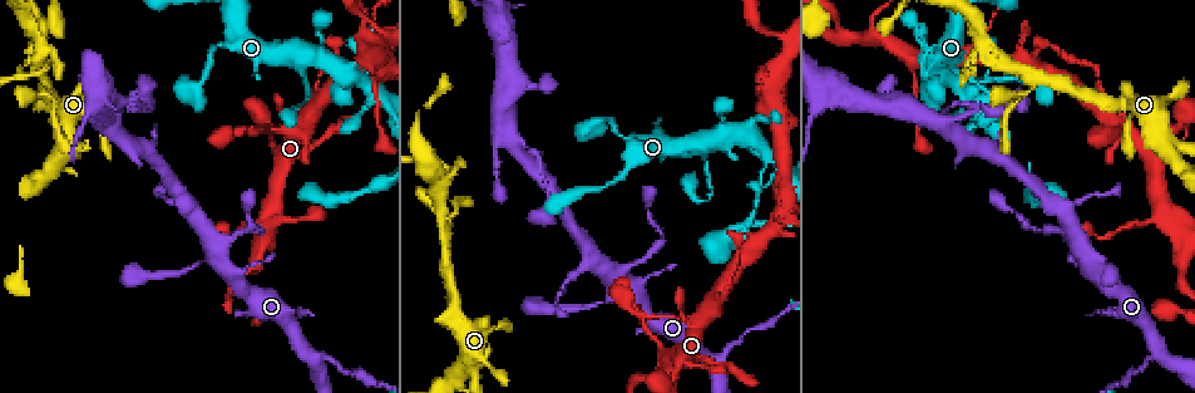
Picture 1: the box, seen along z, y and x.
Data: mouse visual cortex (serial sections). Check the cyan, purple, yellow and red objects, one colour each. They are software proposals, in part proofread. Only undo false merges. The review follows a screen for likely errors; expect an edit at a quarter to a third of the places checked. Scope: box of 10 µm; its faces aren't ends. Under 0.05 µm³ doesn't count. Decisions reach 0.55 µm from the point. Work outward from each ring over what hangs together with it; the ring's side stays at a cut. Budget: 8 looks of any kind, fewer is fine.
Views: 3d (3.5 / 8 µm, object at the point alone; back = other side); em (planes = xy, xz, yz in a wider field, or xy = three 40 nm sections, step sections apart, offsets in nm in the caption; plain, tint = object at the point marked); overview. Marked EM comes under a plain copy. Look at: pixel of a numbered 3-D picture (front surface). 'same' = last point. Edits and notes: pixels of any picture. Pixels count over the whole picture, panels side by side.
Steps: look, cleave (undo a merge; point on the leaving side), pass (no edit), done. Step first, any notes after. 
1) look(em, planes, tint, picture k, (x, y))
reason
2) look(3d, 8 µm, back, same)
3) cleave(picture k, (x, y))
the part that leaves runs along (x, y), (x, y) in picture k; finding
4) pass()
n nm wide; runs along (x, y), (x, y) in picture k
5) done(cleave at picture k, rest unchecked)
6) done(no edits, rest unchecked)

look(3d, 3.5 µm, picture 1, (664, 239))
sharp bend

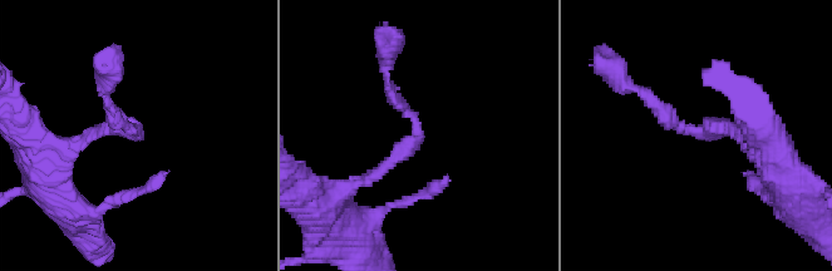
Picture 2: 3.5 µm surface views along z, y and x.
look(em, xy, step 1, tint, picture 2, (417, 135))
need the tissue

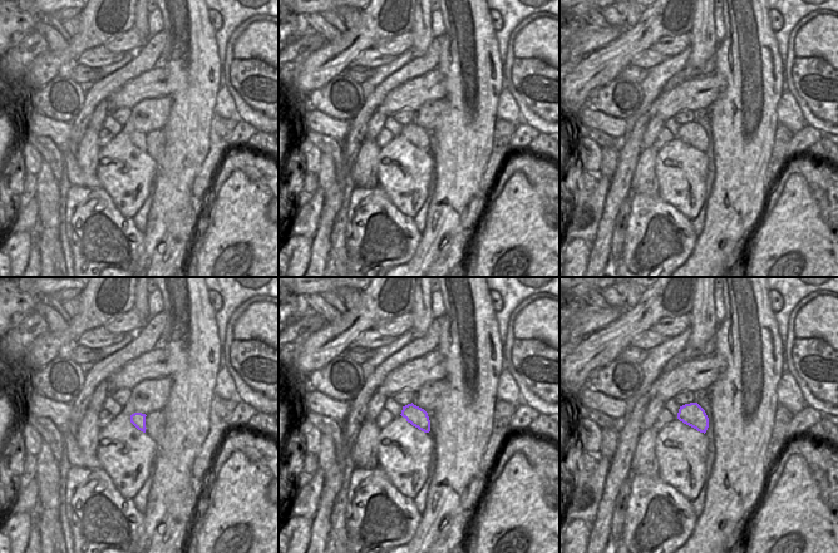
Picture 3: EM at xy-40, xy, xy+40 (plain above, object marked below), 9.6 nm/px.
cleave(picture 2, (648, 98))
arms of 150, 200 nm; the part that leaves runs along (678, 123), (626, 85), (594, 47) in picture 2; two cells meet here

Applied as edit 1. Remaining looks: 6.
look(3d, 8 µm, picture 1, (1035, 80))
looks like a crossing

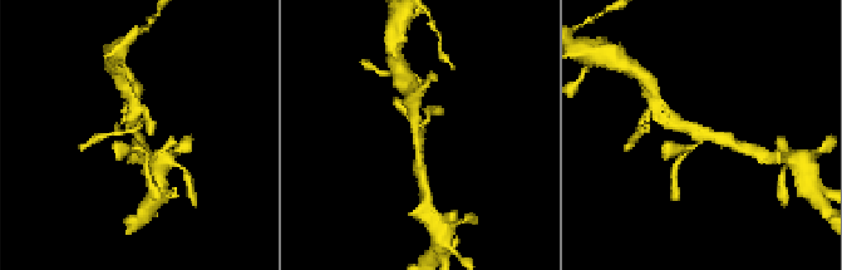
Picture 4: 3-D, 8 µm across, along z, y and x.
look(3d, 3.5 µm, same)
zoom in

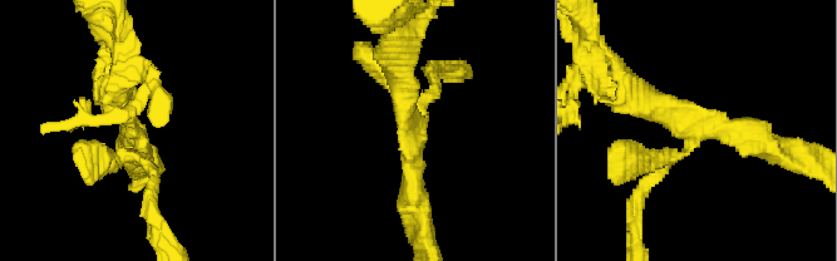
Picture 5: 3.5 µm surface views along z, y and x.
look(em, planes, tint, picture 5, (130, 125))
shape alone is not enough

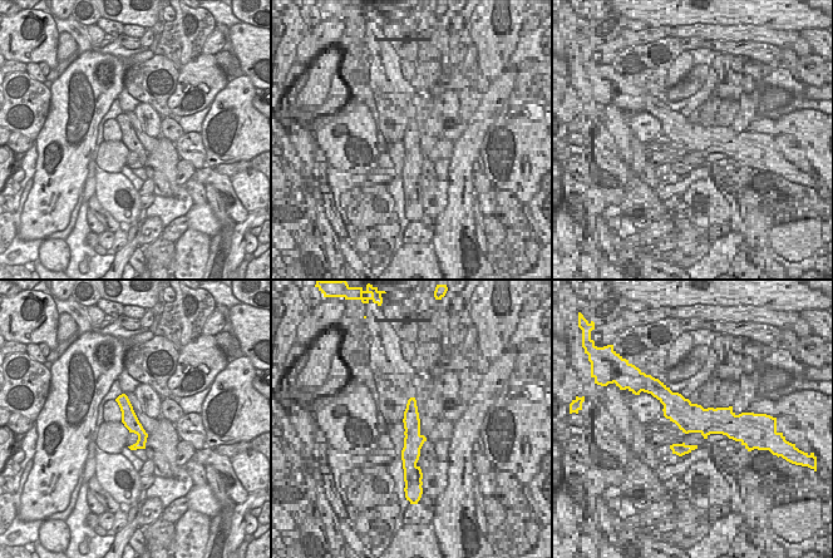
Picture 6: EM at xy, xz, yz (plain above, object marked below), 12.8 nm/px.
pass()
arms of 150, 150, 250, 300 nm; continuous, no second cell

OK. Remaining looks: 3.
look(overview)

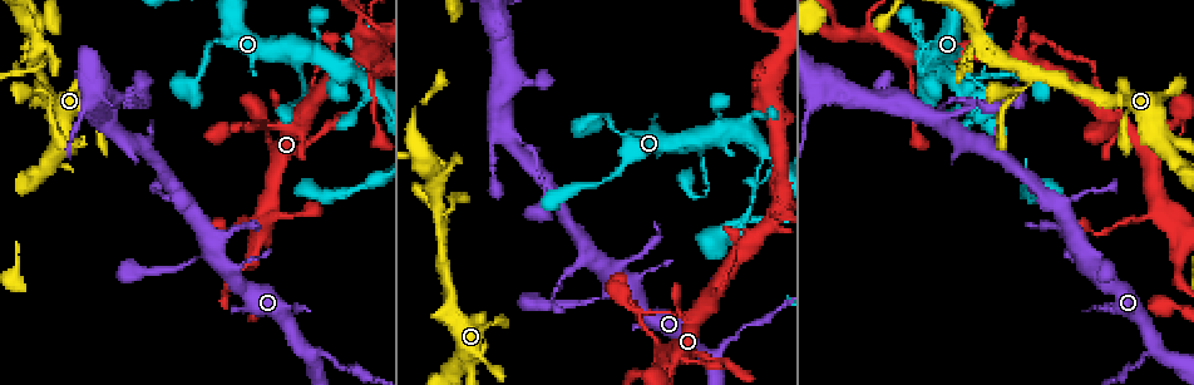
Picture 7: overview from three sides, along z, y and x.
look(3d, 3.5 µm, picture 7, (359, 105))
thin neck

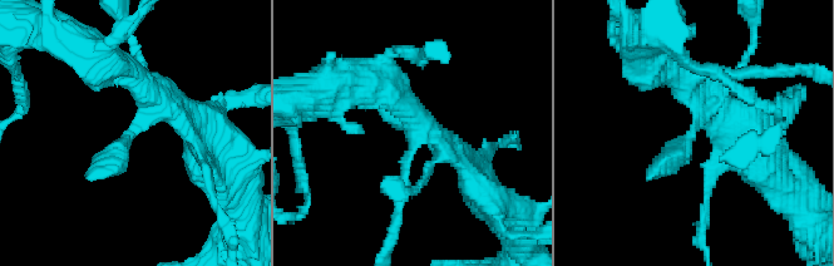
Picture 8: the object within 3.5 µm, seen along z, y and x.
look(em, xy, step 1, tint, picture 8, (694, 130))

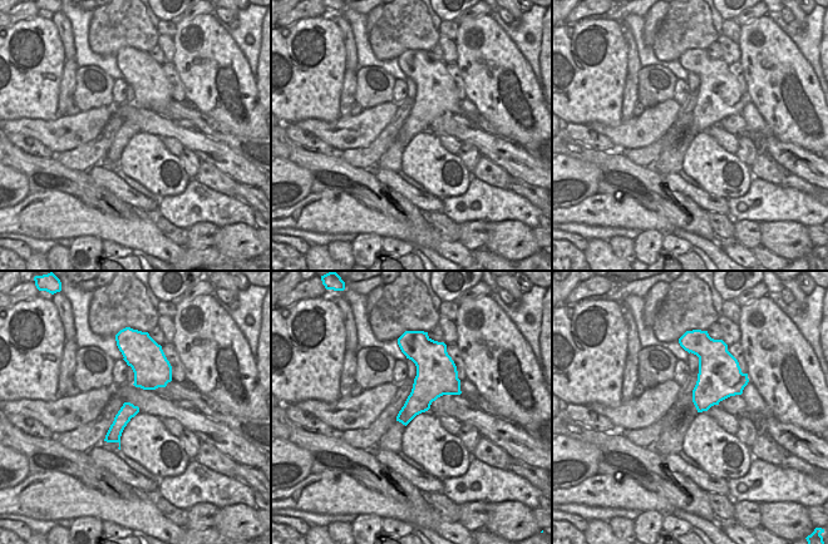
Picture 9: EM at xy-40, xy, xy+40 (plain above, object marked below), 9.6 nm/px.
pass()
runs along (121, 67), (148, 109), (90, 178) in picture 8; one cell here

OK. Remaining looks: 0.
done(cleave at picture 2, rest unchecked)

